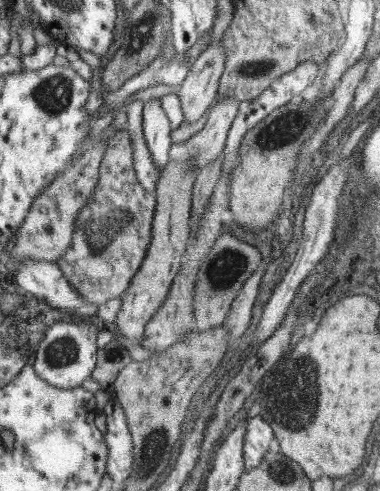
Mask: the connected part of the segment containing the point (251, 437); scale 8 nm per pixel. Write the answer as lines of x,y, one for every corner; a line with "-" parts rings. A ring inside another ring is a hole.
261,415
249,418
247,435
245,435
245,468
251,470
263,461
265,452
269,450
271,440
275,438
271,424
267,424

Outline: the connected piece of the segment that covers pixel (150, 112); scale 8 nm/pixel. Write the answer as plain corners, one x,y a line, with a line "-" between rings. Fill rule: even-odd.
160,98
146,102
143,114
143,130
149,152
153,154
153,162
161,168
161,173
163,173
163,170
167,168
167,164
172,160
169,152
171,152
174,147
173,140
171,140
171,134
175,133
172,124
170,123
170,118
161,107

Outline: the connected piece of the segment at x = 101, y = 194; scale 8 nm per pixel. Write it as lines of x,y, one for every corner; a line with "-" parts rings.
121,136
113,144
109,158
101,165
99,185
76,219
73,244
59,262
81,298
97,305
123,296
141,270
152,242
158,197
147,191
137,177
133,150
131,136

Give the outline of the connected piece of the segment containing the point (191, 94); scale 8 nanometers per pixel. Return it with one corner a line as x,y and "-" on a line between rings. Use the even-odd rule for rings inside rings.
223,37
202,51
177,91
184,109
185,122
193,124
211,110
219,93
223,72
227,65
227,52

